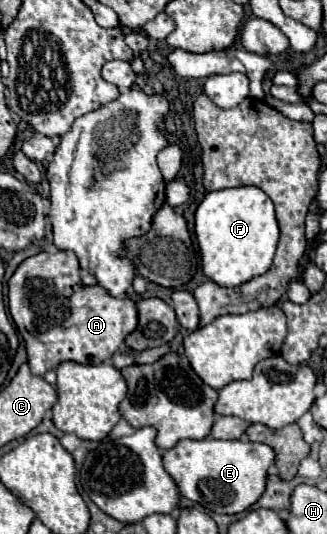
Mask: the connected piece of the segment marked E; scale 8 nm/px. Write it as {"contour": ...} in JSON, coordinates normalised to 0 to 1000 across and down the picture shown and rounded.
{"contour":[[[554,824],[498,846],[498,873],[541,903],[554,929],[609,940],[664,963],[731,963],[780,944],[817,910],[823,873],[841,869],[835,839],[798,828],[737,824]]]}

